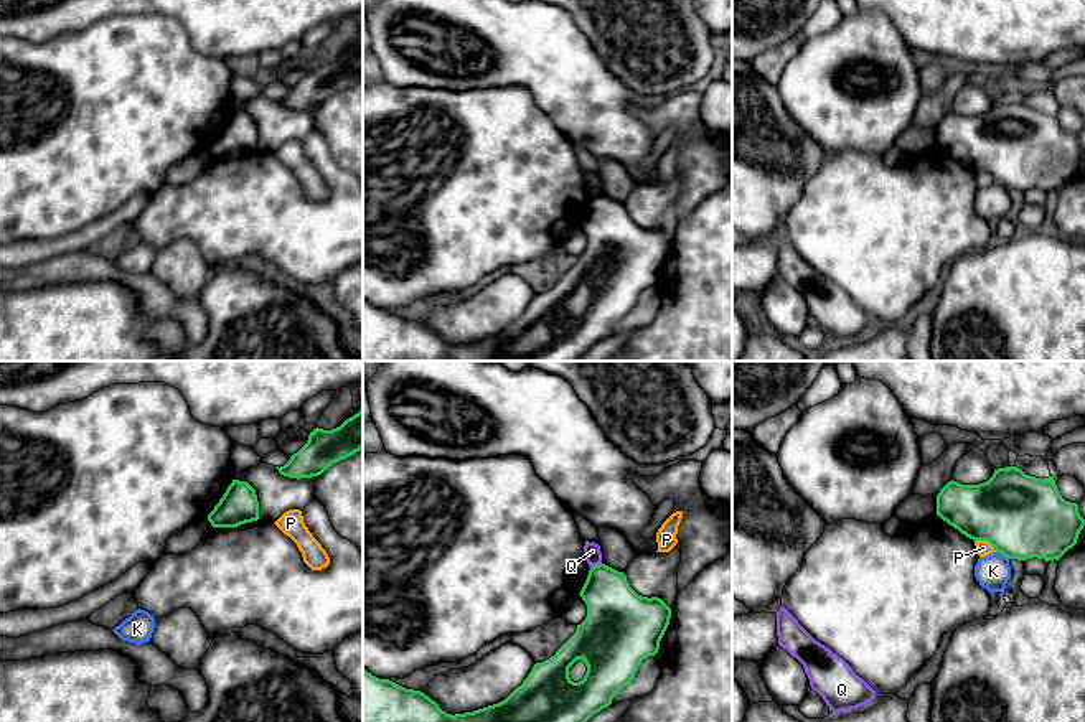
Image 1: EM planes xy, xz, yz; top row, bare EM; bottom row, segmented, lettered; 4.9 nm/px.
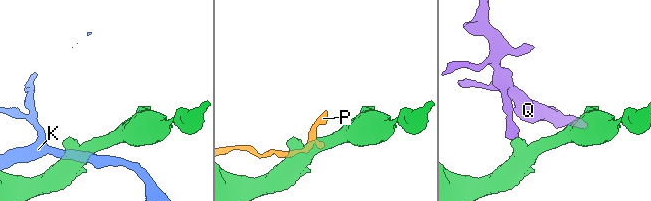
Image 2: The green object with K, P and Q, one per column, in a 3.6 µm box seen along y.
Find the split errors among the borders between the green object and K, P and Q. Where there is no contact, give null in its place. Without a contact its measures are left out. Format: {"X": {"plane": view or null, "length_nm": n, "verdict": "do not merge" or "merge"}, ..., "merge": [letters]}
{"K": {"plane": "yz", "length_nm": 80, "verdict": "do not merge"}, "P": {"plane": "yz", "length_nm": 120, "verdict": "do not merge"}, "Q": {"plane": "xz", "length_nm": 60, "verdict": "do not merge"}, "merge": []}

